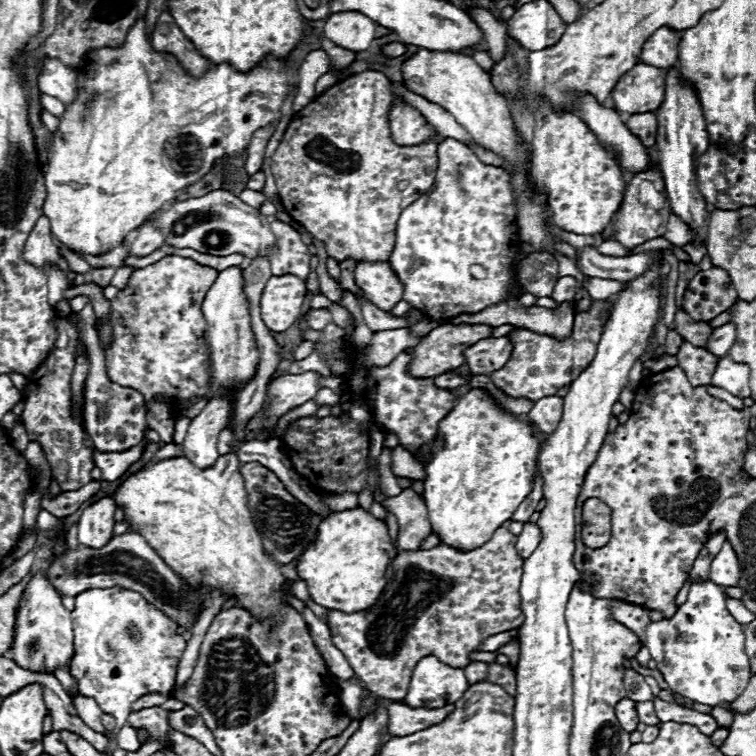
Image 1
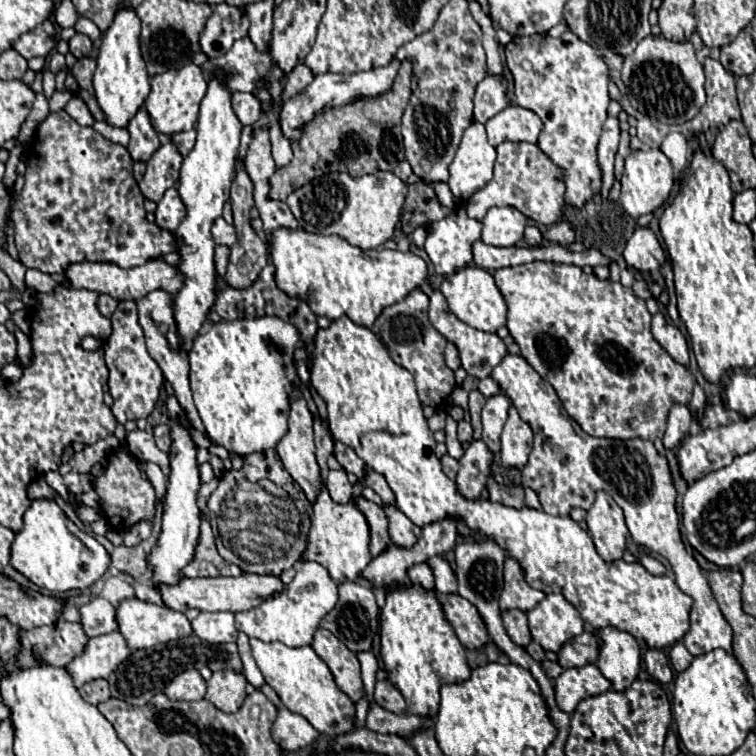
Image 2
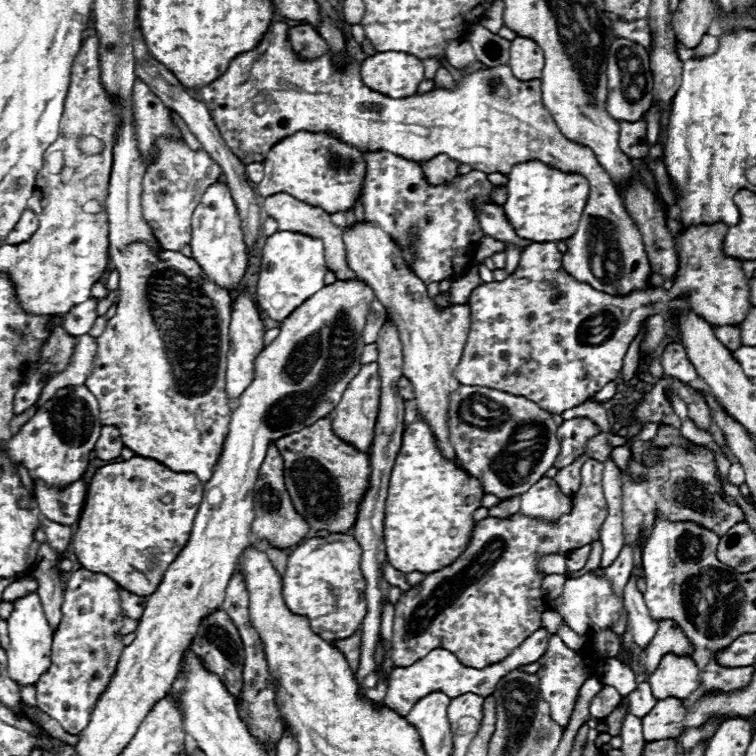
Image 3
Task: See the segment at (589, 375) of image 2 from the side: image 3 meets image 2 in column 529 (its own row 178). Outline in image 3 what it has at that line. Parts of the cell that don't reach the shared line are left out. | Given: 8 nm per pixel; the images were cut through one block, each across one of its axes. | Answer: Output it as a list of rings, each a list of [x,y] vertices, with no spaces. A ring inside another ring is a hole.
[[[298,130],[276,142],[264,158],[264,180],[256,186],[260,196],[286,192],[300,202],[320,206],[326,212],[340,212],[352,208],[354,200],[362,194],[362,180],[366,162],[356,146],[342,144],[324,132]]]

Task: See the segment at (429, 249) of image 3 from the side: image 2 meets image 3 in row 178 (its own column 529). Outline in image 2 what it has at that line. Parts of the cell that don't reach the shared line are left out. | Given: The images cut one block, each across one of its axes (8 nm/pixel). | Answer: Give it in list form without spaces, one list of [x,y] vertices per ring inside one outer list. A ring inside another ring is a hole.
[[[508,354],[494,368],[492,378],[500,384],[502,392],[512,400],[522,420],[534,432],[532,452],[526,466],[522,468],[522,484],[524,488],[532,488],[538,494],[544,512],[564,516],[576,506],[588,510],[598,490],[608,492],[624,510],[632,540],[664,556],[672,566],[678,588],[692,598],[690,630],[682,638],[688,652],[694,656],[706,654],[714,648],[732,652],[732,628],[712,596],[712,590],[704,578],[704,570],[682,542],[676,512],[678,492],[668,460],[656,452],[654,444],[650,440],[634,438],[626,440],[624,448],[622,440],[578,434],[572,418],[566,416],[556,390],[546,380],[542,380],[540,374],[522,356]]]

